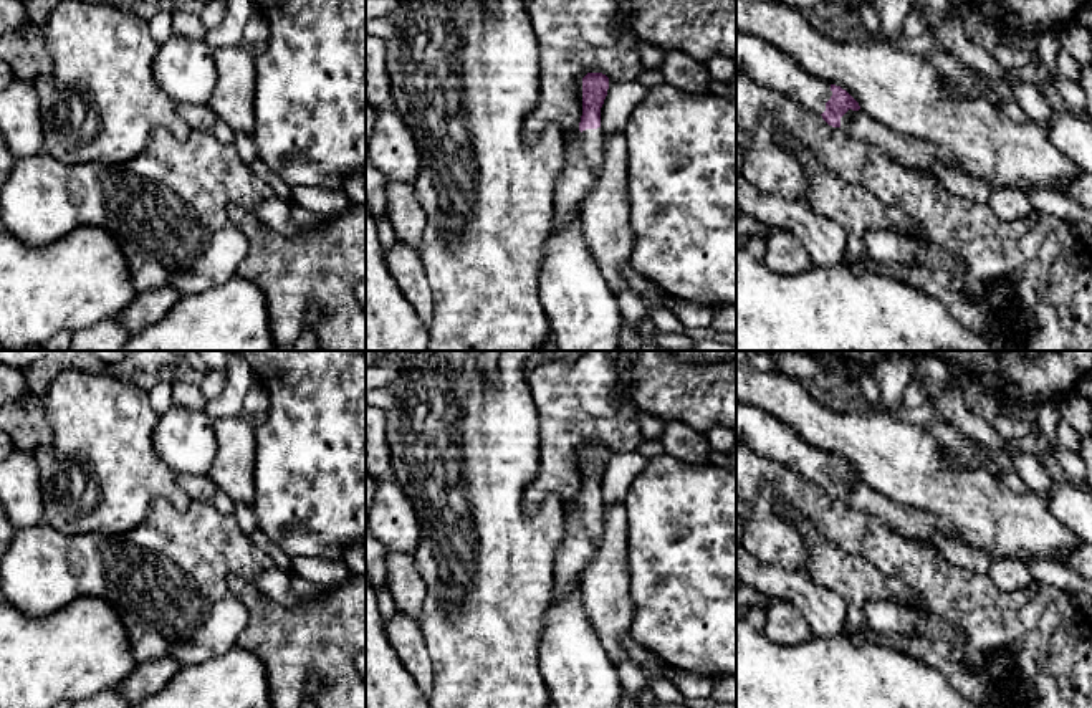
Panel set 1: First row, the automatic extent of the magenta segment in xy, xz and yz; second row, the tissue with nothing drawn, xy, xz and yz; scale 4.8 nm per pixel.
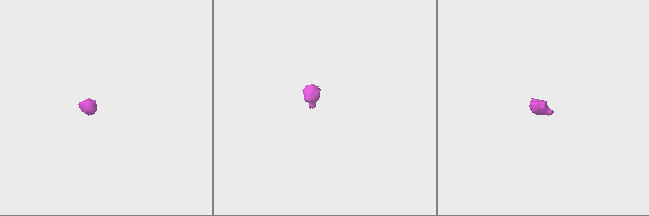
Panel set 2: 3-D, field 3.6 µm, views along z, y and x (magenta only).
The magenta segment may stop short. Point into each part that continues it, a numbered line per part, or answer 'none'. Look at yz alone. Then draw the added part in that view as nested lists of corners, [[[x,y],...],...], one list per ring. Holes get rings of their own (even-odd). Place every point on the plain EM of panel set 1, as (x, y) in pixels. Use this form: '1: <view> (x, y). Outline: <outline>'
1: yz (758, 430). Outline: [[[736,400],[736,443],[776,460],[806,480],[822,485],[831,470],[831,453],[809,445],[789,425],[753,405]]]

